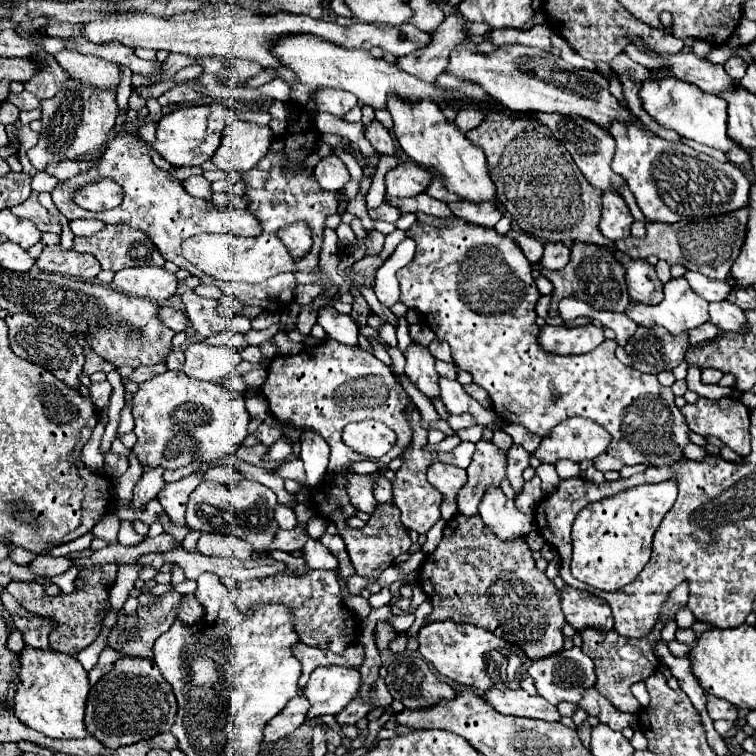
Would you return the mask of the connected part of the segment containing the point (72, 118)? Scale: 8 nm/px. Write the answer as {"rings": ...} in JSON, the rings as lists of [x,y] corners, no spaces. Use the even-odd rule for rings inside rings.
{"rings":[[[68,78],[64,88],[50,100],[42,100],[42,132],[40,140],[34,148],[28,150],[28,158],[32,166],[42,172],[48,164],[60,160],[78,160],[82,154],[100,150],[102,144],[108,142],[110,130],[114,128],[116,116],[120,114],[116,104],[116,92],[108,92],[106,88],[92,88],[92,84],[80,84],[78,80]]]}

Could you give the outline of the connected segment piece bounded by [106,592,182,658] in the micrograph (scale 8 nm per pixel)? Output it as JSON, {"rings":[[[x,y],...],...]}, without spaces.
{"rings":[[[166,592],[162,596],[158,596],[158,600],[154,604],[148,606],[138,606],[138,610],[134,614],[124,614],[122,610],[118,612],[116,618],[116,626],[110,630],[106,642],[112,650],[124,654],[124,656],[140,656],[140,658],[152,658],[152,644],[156,642],[156,638],[160,634],[164,634],[168,630],[168,626],[174,622],[176,618],[176,606],[180,604],[182,594],[176,592]]]}

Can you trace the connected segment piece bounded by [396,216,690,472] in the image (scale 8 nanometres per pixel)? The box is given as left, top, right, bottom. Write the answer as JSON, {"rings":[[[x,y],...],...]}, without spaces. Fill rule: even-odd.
{"rings":[[[456,216],[444,218],[442,226],[416,220],[406,236],[416,242],[416,254],[410,264],[396,272],[400,282],[398,300],[408,308],[422,312],[424,324],[428,324],[436,338],[450,344],[454,364],[472,374],[474,384],[490,394],[494,412],[498,412],[504,422],[524,424],[524,428],[540,438],[548,436],[556,424],[572,416],[598,422],[612,434],[608,450],[594,460],[594,468],[600,472],[620,470],[622,466],[634,464],[672,466],[684,456],[682,448],[690,442],[688,424],[674,404],[672,388],[660,386],[654,374],[626,368],[616,358],[616,342],[602,342],[592,352],[580,356],[556,356],[540,348],[540,342],[536,340],[540,334],[536,324],[536,302],[540,292],[532,278],[532,264],[512,238],[498,234],[494,228],[474,226]]]}

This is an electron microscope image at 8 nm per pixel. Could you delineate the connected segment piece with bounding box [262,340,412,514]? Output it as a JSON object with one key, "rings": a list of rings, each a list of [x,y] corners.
{"rings":[[[326,340],[318,344],[316,350],[304,350],[304,356],[276,356],[276,360],[272,360],[272,370],[268,372],[268,378],[262,386],[262,394],[266,396],[270,410],[280,420],[280,424],[310,428],[322,434],[332,450],[328,474],[348,476],[346,490],[352,506],[360,512],[372,514],[376,508],[376,498],[372,494],[372,476],[360,476],[346,468],[346,464],[366,458],[342,444],[342,430],[350,422],[360,422],[368,418],[388,424],[396,432],[398,440],[390,454],[376,460],[382,468],[386,468],[388,462],[400,456],[400,452],[410,444],[412,428],[406,420],[406,410],[412,406],[412,400],[394,378],[392,368],[374,358],[368,350],[362,350],[360,346],[348,348],[346,344],[340,344],[336,340]]]}

